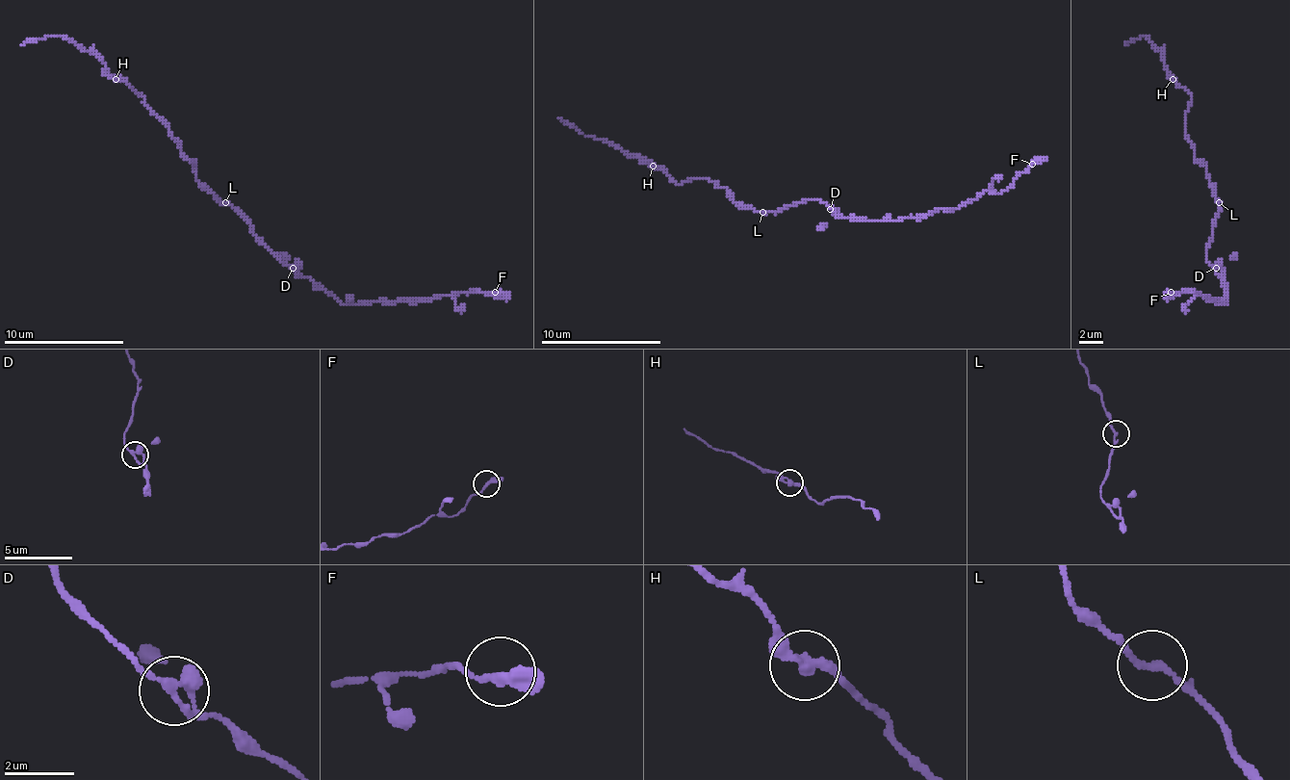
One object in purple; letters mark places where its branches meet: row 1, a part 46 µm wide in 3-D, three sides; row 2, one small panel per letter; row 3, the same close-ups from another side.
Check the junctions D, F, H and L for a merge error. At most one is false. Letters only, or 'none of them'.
none of them

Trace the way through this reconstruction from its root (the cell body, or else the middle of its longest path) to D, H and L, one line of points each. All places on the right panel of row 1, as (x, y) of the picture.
D: (1219, 217), (1212, 226), (1212, 238), (1206, 250), (1206, 259), (1216, 268)
H: (1219, 217), (1216, 187), (1185, 136), (1191, 96), (1173, 78)
L: (1219, 217), (1219, 201)

